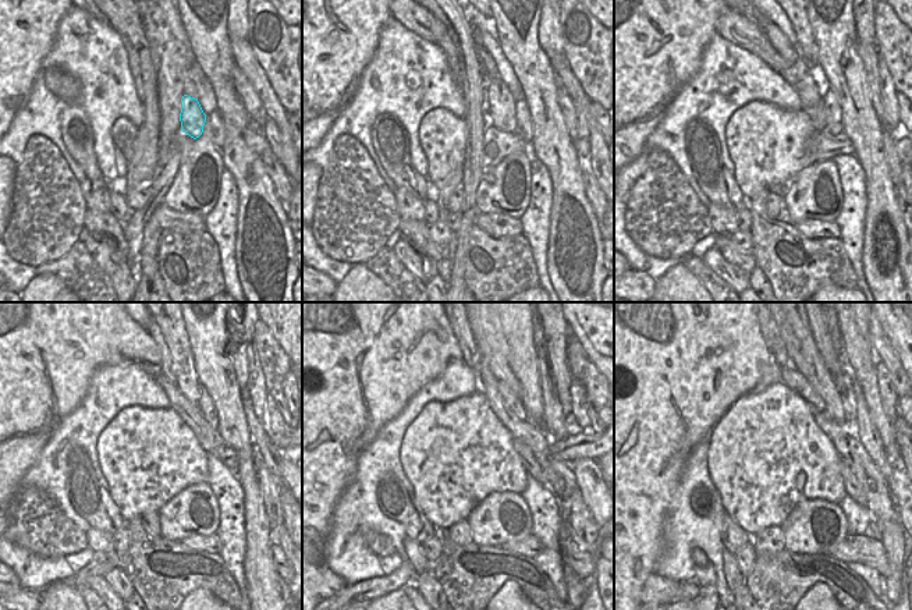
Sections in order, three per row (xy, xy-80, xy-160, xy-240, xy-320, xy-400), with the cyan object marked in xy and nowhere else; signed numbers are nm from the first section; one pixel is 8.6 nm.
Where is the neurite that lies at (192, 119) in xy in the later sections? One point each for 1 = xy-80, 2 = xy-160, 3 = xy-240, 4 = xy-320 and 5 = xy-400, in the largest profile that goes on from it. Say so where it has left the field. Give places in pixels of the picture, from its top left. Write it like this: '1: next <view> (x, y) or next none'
1: next xy-80 (500, 103)
2: next xy-160 (812, 100)
3: next xy-240 (153, 330)
4: next xy-320 (471, 355)
5: next xy-400 (769, 330)

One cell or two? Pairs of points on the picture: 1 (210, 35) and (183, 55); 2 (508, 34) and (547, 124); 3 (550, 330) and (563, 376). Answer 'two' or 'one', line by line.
1: two
2: one
3: one

